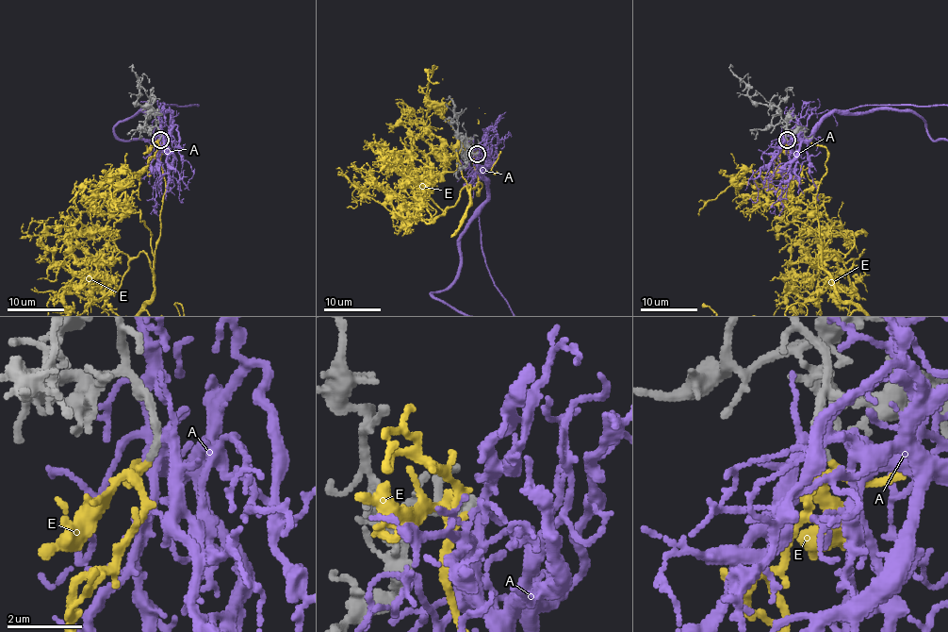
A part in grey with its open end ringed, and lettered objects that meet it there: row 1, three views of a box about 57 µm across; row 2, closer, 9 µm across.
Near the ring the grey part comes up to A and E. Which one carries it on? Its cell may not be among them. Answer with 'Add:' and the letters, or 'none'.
Add: E

